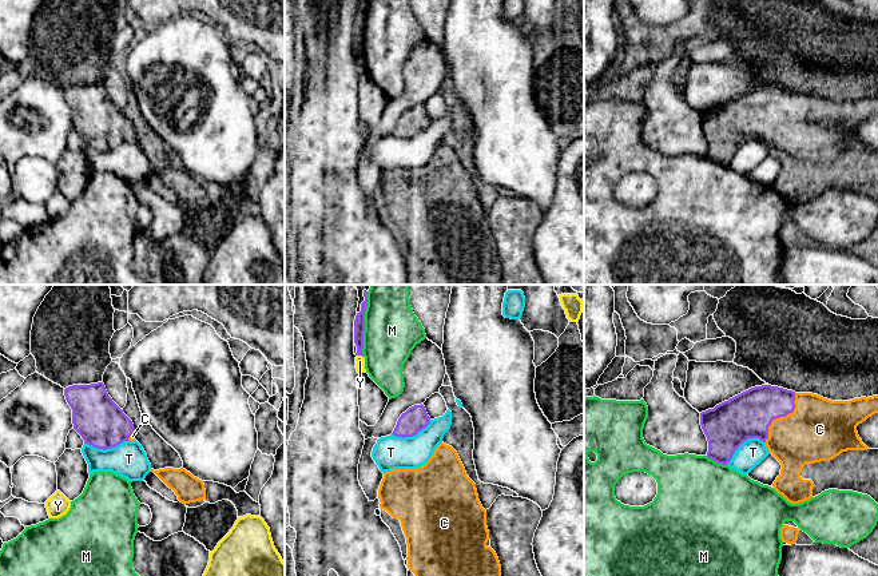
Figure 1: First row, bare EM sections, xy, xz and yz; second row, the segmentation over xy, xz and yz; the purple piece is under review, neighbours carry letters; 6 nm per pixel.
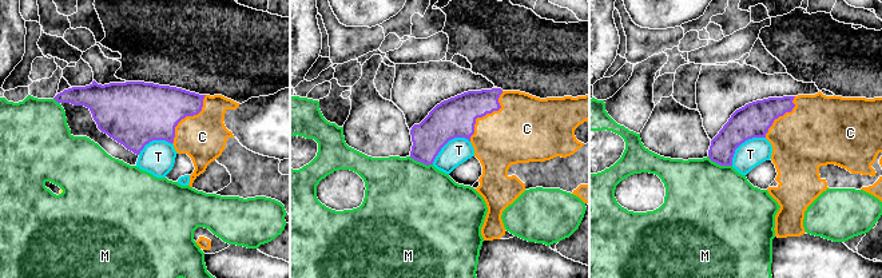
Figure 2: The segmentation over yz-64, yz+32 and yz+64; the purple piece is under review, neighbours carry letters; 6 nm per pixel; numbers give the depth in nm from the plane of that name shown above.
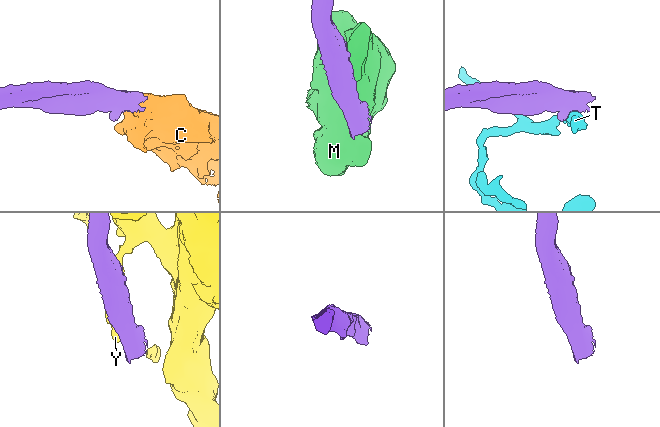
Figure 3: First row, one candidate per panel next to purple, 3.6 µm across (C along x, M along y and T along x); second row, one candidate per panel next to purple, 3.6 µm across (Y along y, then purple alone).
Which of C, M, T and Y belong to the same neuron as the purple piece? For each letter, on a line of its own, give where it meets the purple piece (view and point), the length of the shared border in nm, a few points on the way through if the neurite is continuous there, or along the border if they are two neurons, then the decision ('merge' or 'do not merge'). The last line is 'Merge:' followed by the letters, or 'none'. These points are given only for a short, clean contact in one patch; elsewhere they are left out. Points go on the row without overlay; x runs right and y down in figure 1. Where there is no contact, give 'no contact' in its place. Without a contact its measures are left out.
C: meets purple in yz at (781, 116); contact 360 nm long; merge
M: meets purple in xz at (364, 28); contact 340 nm long; do not merge
T: meets purple in xy at (106, 149); contact 280 nm long; do not merge
Y: meets purple in xz at (360, 55); contact 40 nm long; do not merge
Merge: C

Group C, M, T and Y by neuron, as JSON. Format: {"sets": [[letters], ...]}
{"sets": [["C"], ["M"], ["T"], ["Y"]]}

